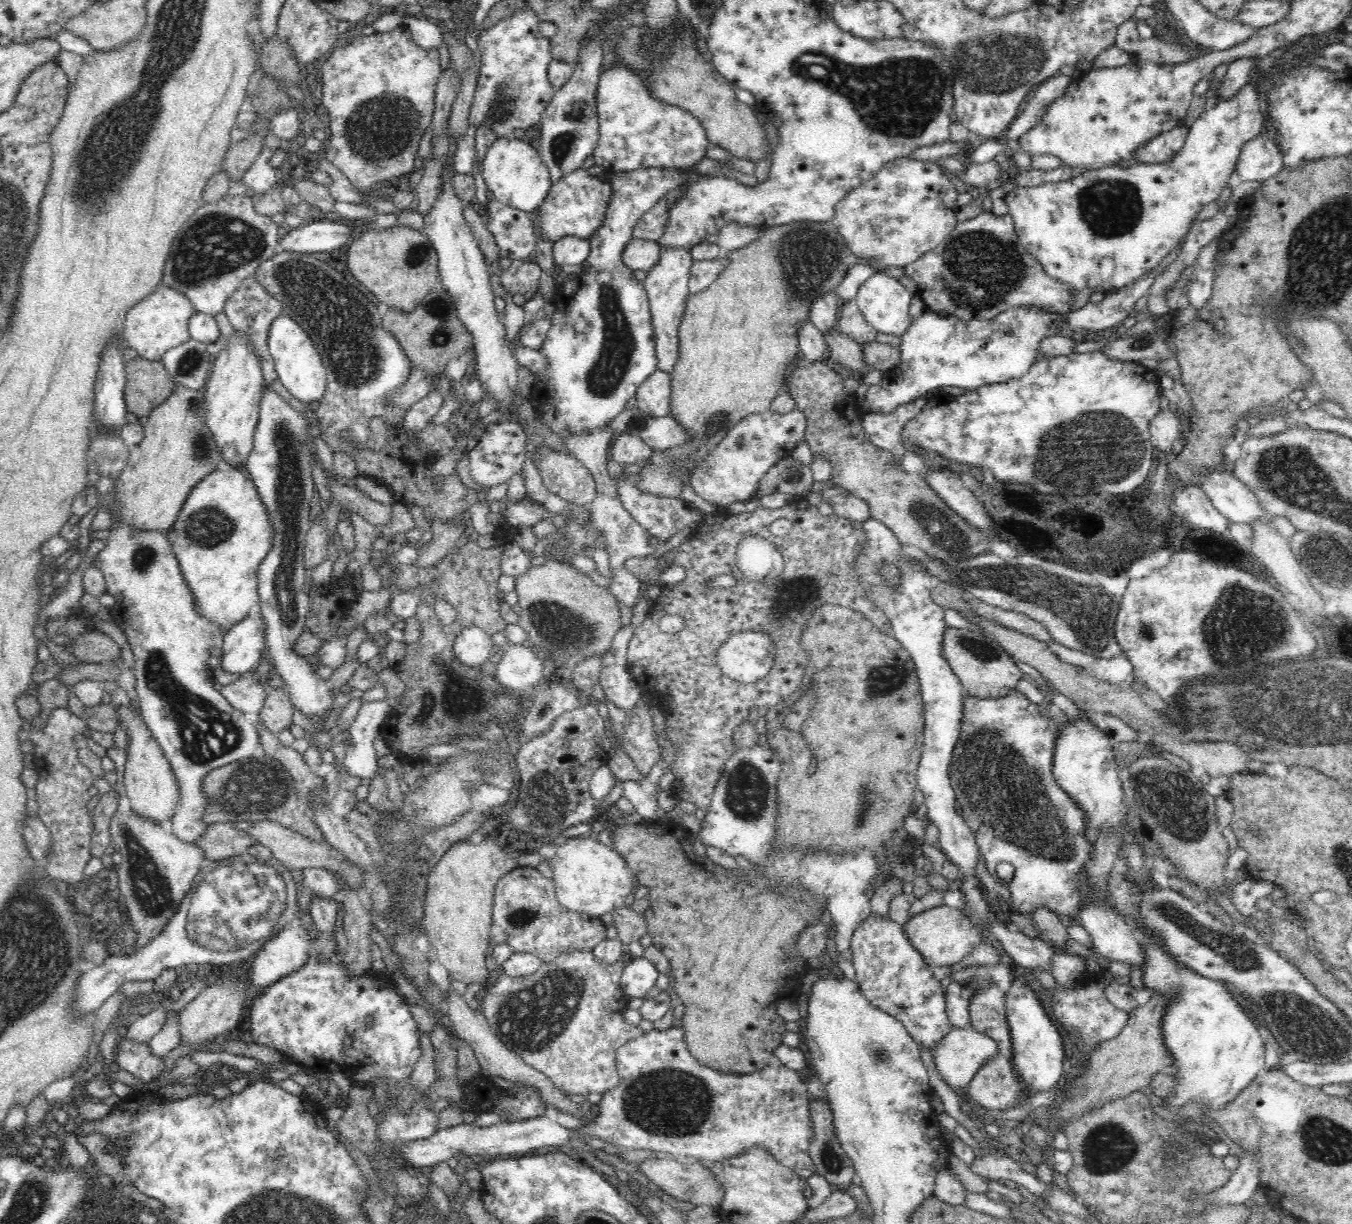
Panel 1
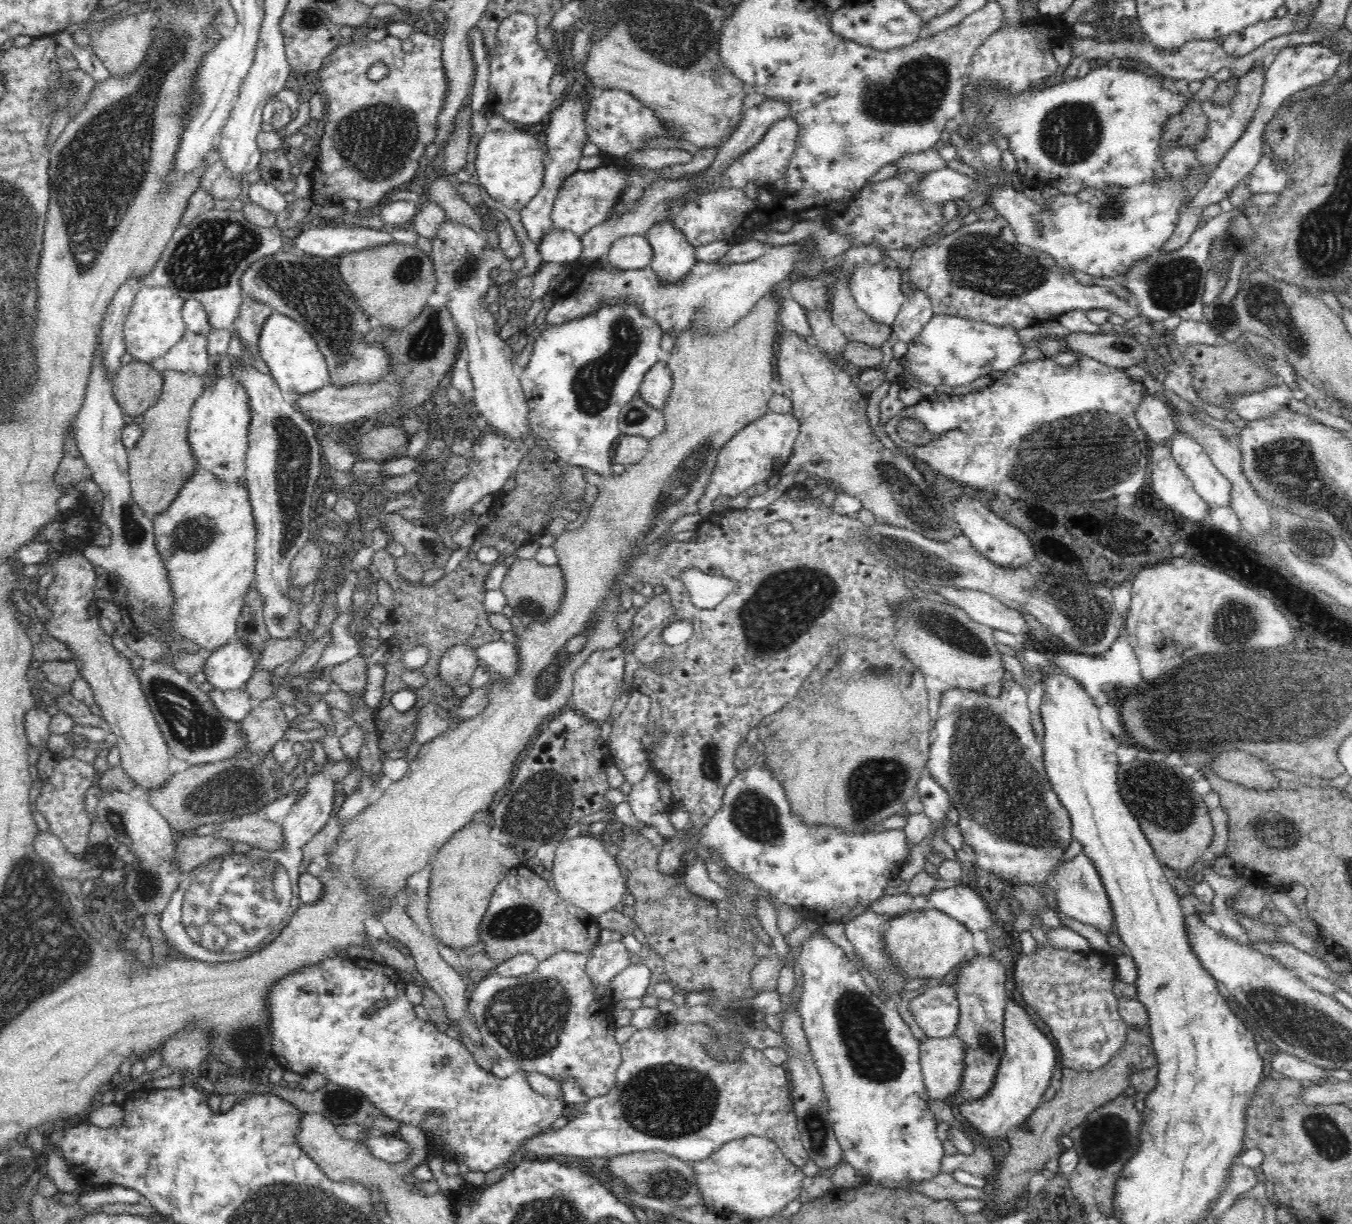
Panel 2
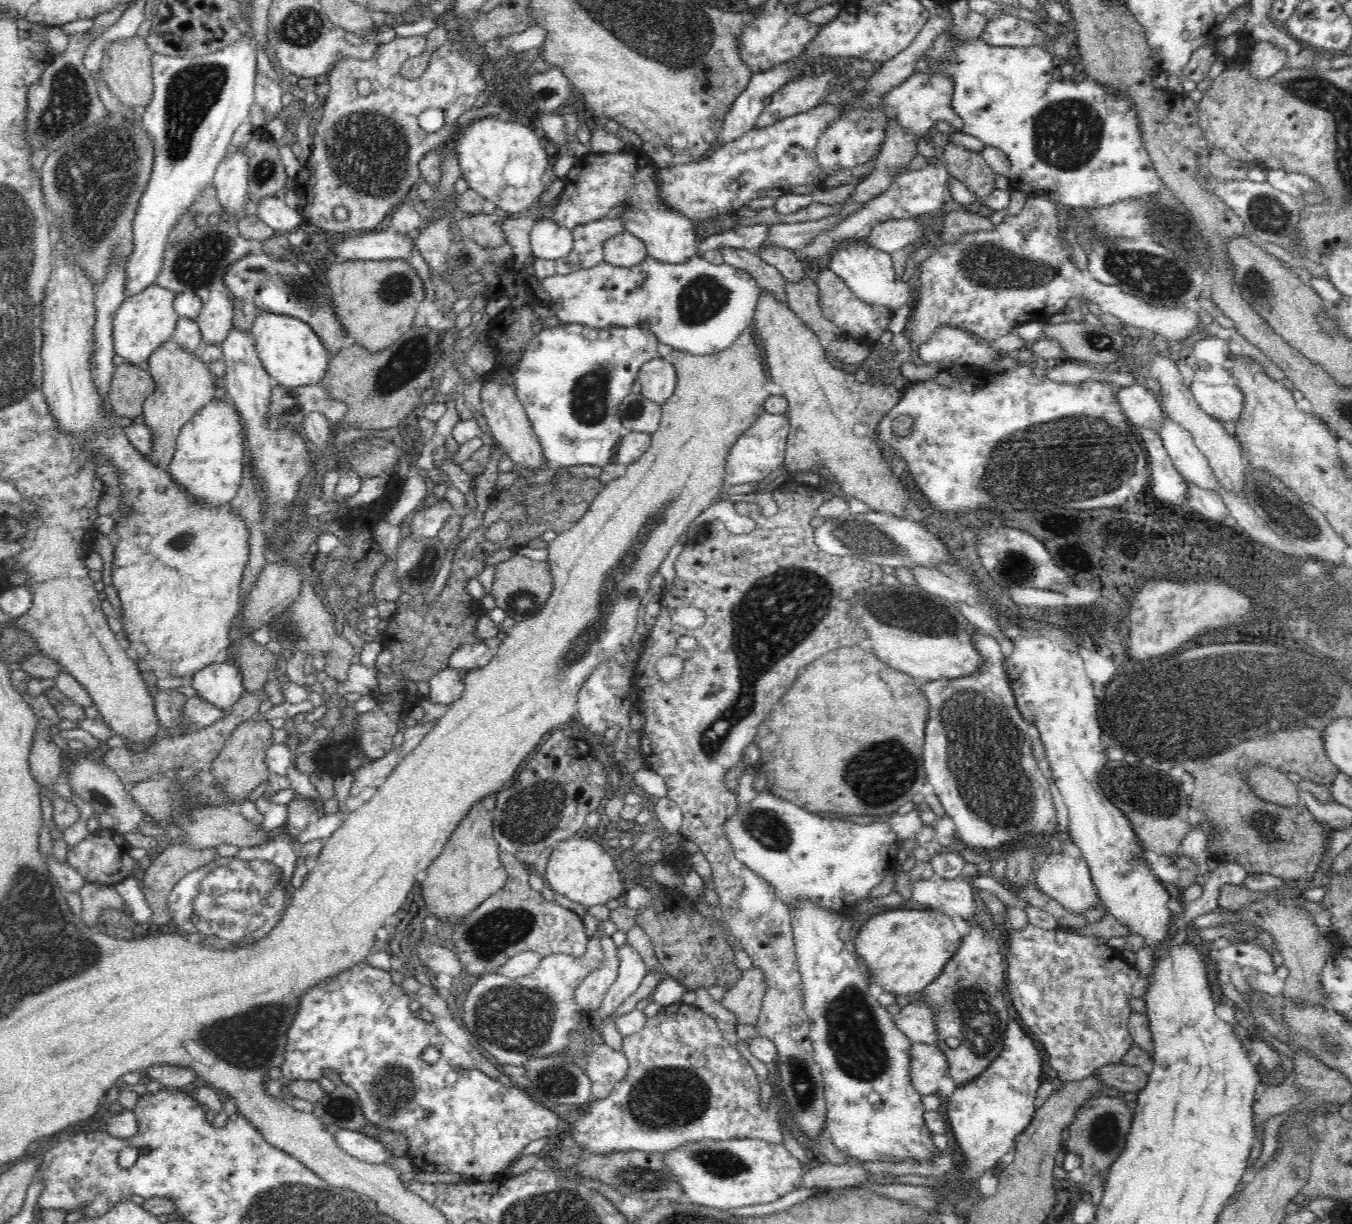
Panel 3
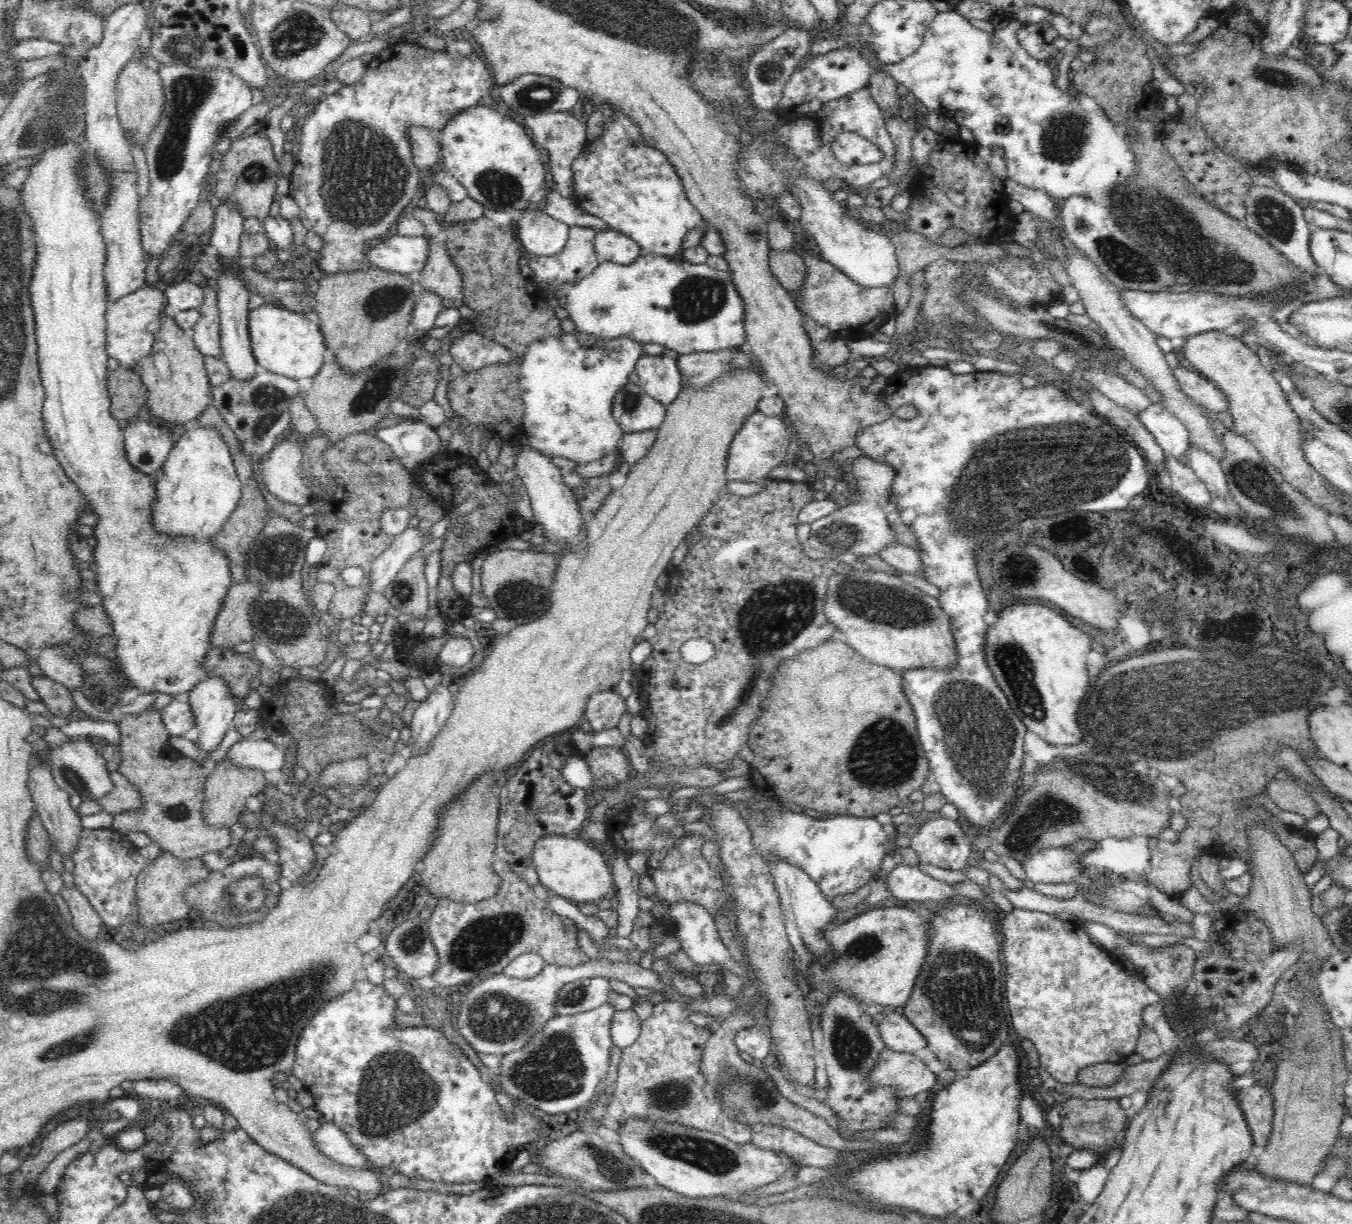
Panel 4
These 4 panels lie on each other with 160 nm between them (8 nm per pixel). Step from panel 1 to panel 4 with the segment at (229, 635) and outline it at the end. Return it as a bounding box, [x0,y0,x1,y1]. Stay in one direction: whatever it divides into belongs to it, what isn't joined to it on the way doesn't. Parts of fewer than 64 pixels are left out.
[185,676,236,750]

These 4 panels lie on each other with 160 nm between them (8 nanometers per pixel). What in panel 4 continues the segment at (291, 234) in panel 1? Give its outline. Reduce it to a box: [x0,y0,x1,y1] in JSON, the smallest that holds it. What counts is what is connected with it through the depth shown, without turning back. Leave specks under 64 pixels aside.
[366,236,428,275]

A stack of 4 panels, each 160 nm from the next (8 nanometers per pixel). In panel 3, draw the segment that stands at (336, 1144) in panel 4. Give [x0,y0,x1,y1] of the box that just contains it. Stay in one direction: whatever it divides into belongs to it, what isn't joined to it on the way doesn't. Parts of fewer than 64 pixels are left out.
[334,1128,394,1164]

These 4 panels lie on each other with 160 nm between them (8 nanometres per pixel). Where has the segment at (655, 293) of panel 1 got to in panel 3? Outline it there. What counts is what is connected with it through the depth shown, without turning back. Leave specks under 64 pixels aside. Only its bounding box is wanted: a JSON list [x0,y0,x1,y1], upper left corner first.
[550,145,697,264]

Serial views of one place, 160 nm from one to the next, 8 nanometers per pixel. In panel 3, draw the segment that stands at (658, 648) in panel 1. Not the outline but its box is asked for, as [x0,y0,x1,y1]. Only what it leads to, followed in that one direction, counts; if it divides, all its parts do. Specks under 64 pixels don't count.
[633,476,884,1143]

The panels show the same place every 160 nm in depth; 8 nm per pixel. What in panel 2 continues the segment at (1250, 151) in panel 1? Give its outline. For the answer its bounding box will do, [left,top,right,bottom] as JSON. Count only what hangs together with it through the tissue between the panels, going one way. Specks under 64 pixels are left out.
[1249,155,1289,194]

